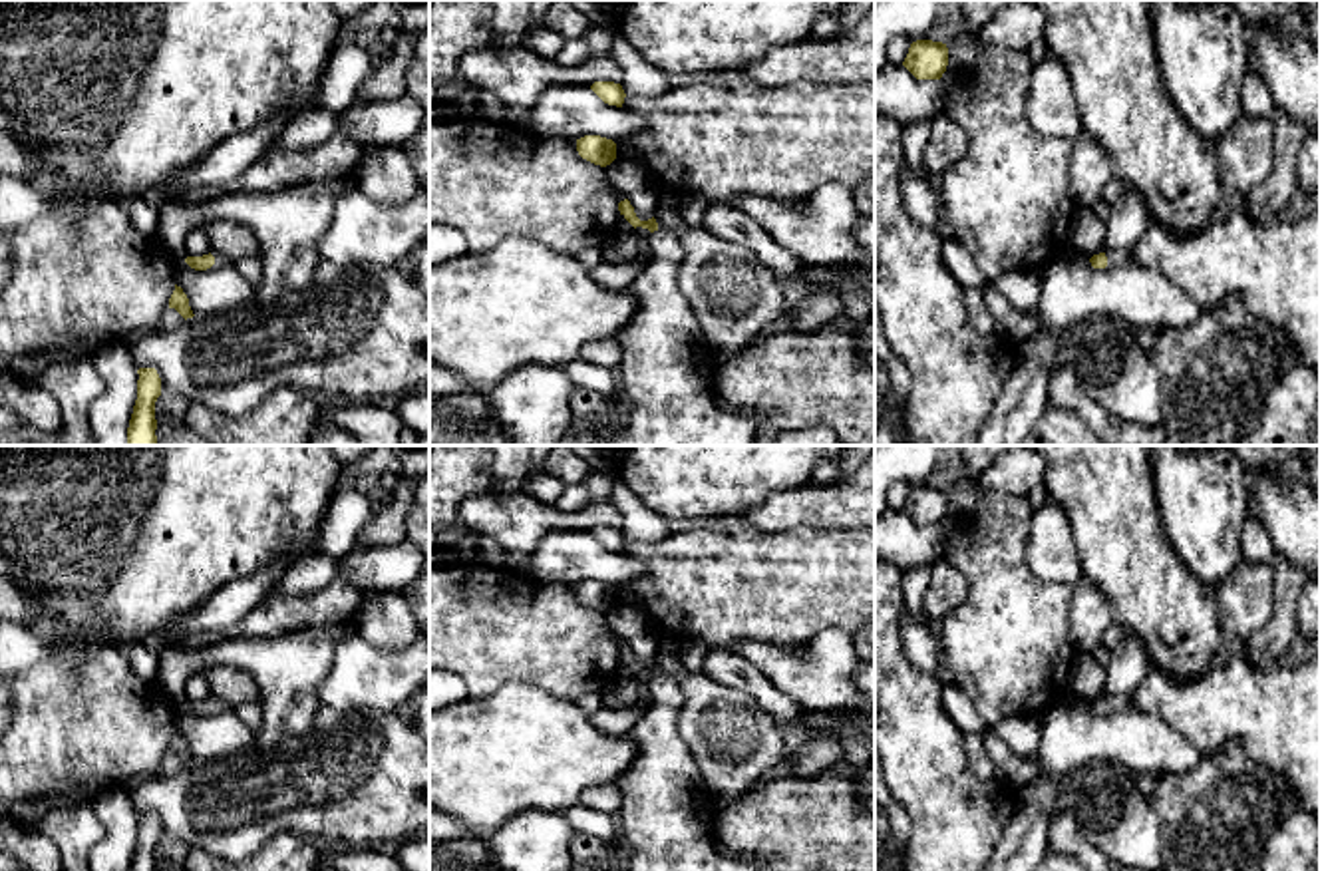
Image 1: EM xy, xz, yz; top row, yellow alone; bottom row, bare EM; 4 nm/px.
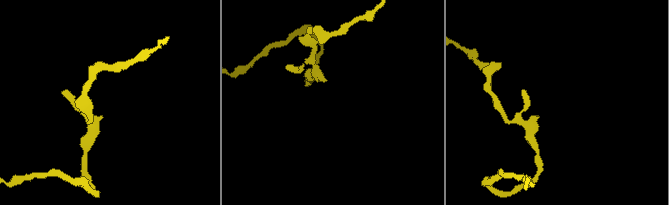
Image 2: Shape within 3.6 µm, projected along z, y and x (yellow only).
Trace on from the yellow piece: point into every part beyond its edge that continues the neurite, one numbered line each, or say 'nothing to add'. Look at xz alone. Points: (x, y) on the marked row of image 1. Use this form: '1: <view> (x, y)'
1: xz (666, 372)

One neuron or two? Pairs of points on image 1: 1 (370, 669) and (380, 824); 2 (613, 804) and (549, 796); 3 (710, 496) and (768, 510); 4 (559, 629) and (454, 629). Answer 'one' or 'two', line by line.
1: two
2: two
3: two
4: one

